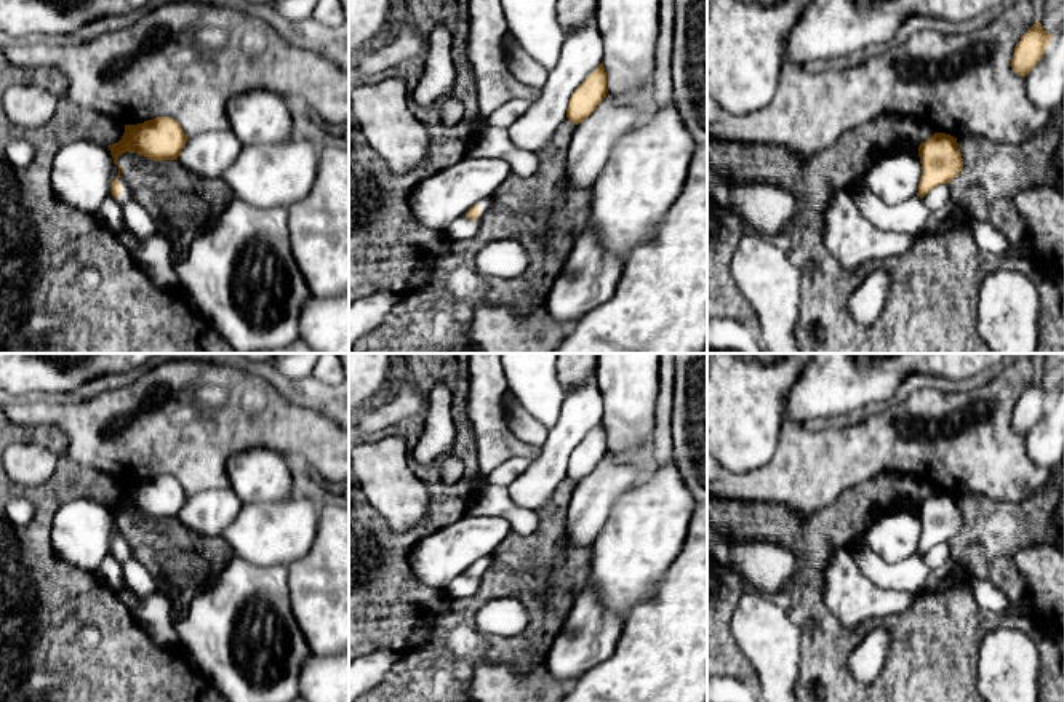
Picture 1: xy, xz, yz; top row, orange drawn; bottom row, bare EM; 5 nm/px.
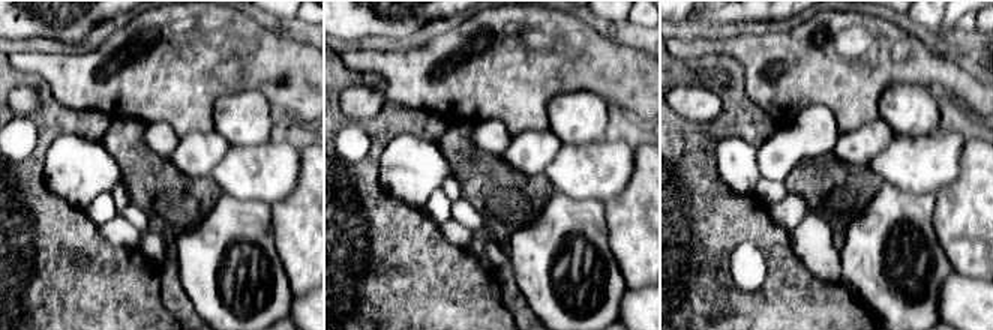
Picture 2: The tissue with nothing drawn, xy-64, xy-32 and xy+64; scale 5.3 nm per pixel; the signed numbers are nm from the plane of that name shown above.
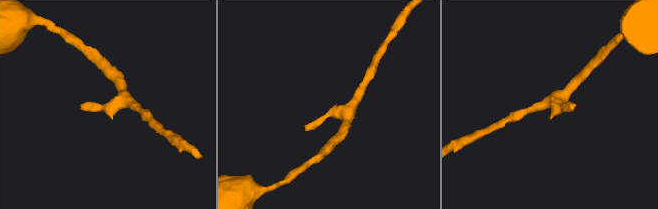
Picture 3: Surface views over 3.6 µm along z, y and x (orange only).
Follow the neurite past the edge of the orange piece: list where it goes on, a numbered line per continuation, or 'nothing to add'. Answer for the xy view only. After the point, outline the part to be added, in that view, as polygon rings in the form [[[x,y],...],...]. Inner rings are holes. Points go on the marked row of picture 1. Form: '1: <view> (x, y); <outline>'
1: xy (125, 195); [[[120,176],[118,177],[118,182],[120,182],[120,195],[115,198],[118,203],[128,203],[128,201],[133,201],[133,193],[131,193],[131,189],[130,185],[126,184],[126,181]]]

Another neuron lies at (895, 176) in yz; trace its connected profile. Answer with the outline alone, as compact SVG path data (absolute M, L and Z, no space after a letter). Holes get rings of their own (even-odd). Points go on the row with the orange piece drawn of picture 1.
M886 152L867 171L866 184L885 205L917 198L922 179L920 157L910 152Z

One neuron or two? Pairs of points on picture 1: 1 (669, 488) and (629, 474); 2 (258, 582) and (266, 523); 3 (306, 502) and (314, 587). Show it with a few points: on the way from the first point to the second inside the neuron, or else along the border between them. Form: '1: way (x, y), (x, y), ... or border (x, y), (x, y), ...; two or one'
1: border (655, 461), (613, 504); two
2: border (236, 554), (253, 563), (284, 565), (287, 568); two
3: border (320, 510), (312, 547), (287, 566); two

